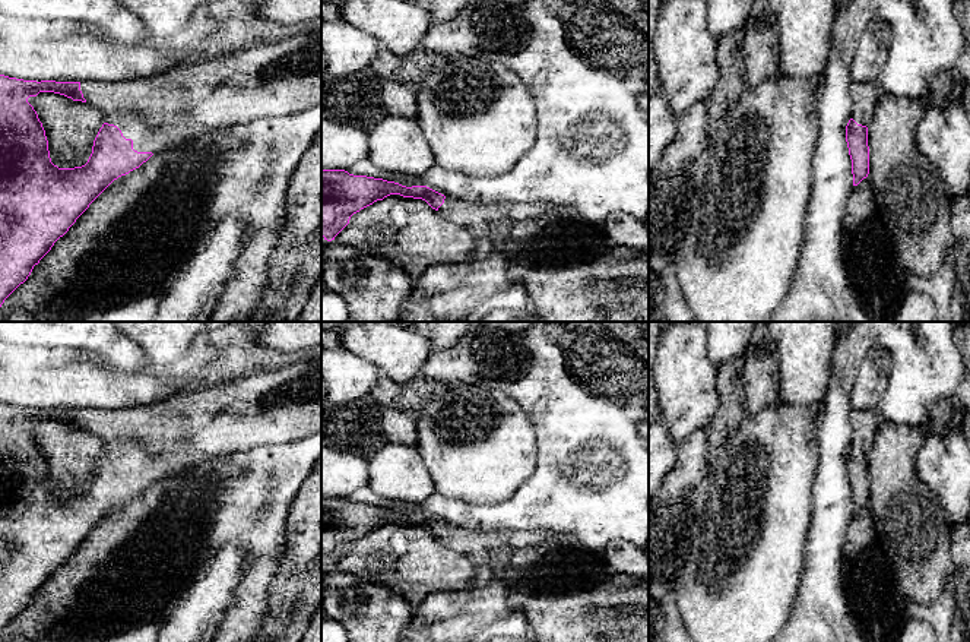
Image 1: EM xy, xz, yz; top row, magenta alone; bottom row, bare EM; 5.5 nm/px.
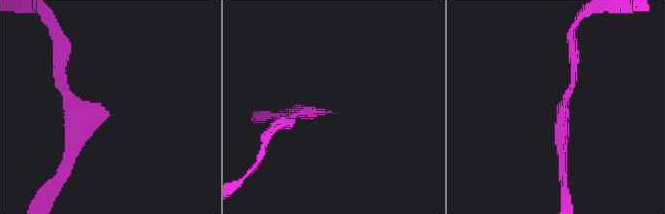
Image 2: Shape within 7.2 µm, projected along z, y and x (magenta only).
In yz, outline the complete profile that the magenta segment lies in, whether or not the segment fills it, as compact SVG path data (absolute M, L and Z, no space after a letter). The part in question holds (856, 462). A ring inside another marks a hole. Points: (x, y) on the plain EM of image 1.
M852 409L852 446L846 453L846 469L852 487L853 513L869 502L868 452L874 443L879 417L875 409Z

